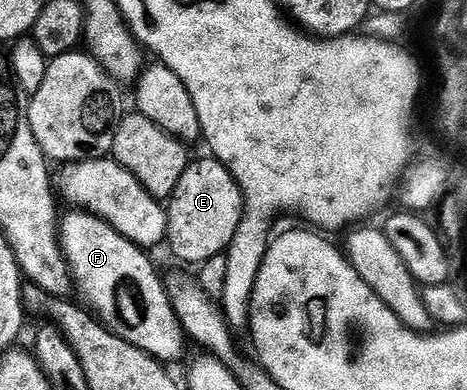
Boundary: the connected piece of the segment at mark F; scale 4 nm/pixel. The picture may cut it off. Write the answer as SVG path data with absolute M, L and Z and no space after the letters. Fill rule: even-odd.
M70 211L61 219L60 225L58 221L58 245L62 250L64 248L64 257L68 260L68 269L72 272L72 281L76 284L76 293L81 302L93 314L97 311L102 311L102 316L99 320L105 326L110 323L112 315L118 315L122 312L122 301L114 301L114 295L122 295L122 293L114 293L114 283L122 283L122 275L134 275L134 279L140 283L138 289L144 295L144 307L141 315L148 314L152 317L152 325L164 325L164 329L168 329L168 325L172 325L172 319L176 316L176 312L172 310L172 298L169 290L164 290L164 285L160 282L160 277L156 274L156 269L152 266L152 261L148 258L149 254L140 246L135 245L132 241L128 241L118 231L114 231L114 227L110 227L102 220L101 217L95 217L92 213L85 213L83 211Z

